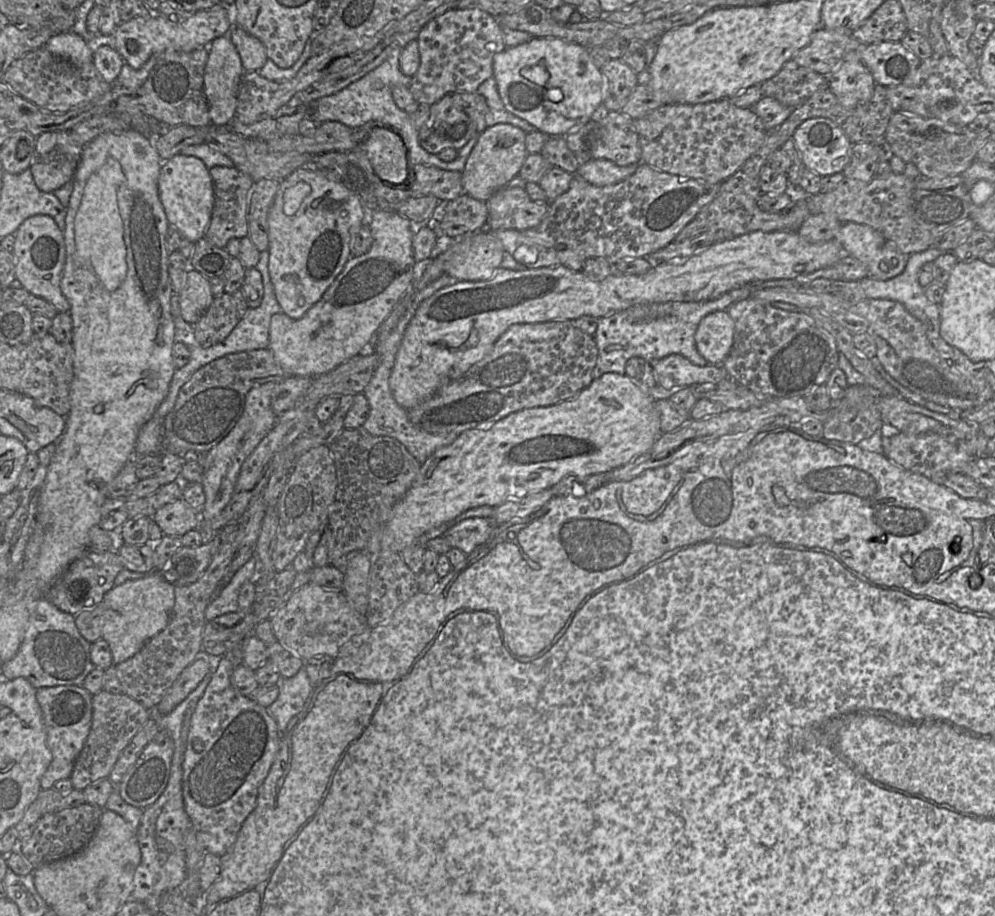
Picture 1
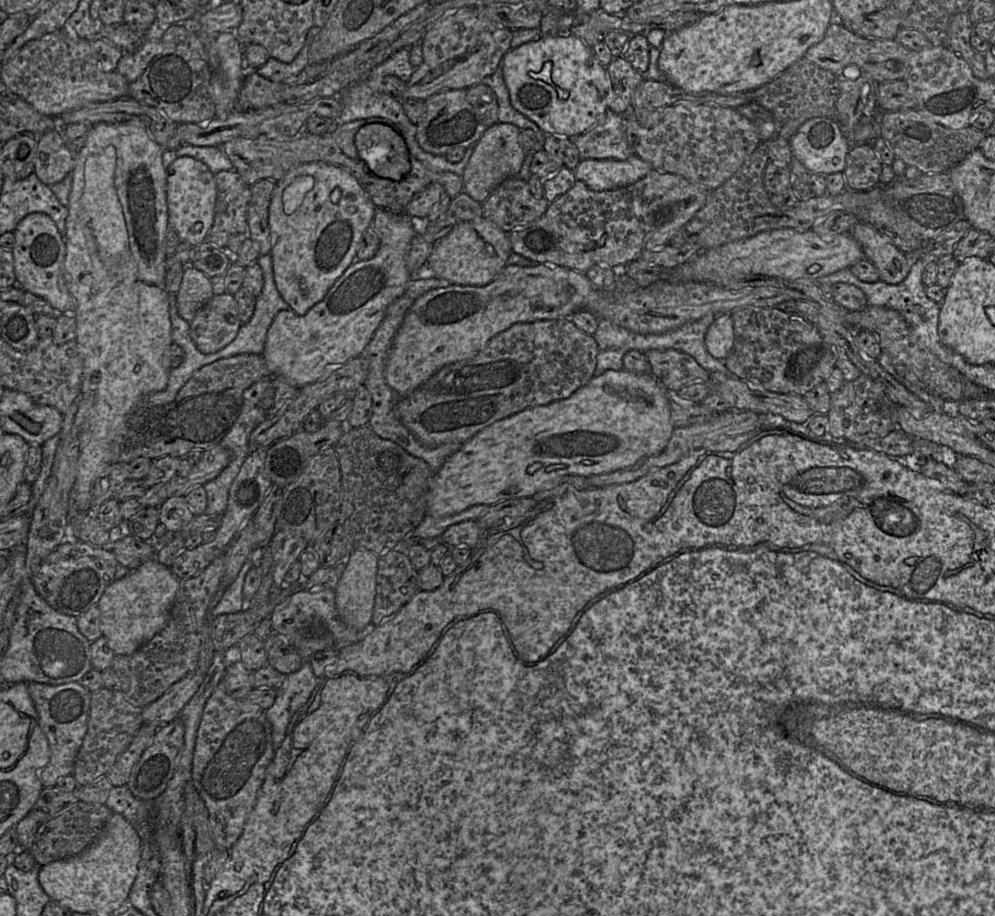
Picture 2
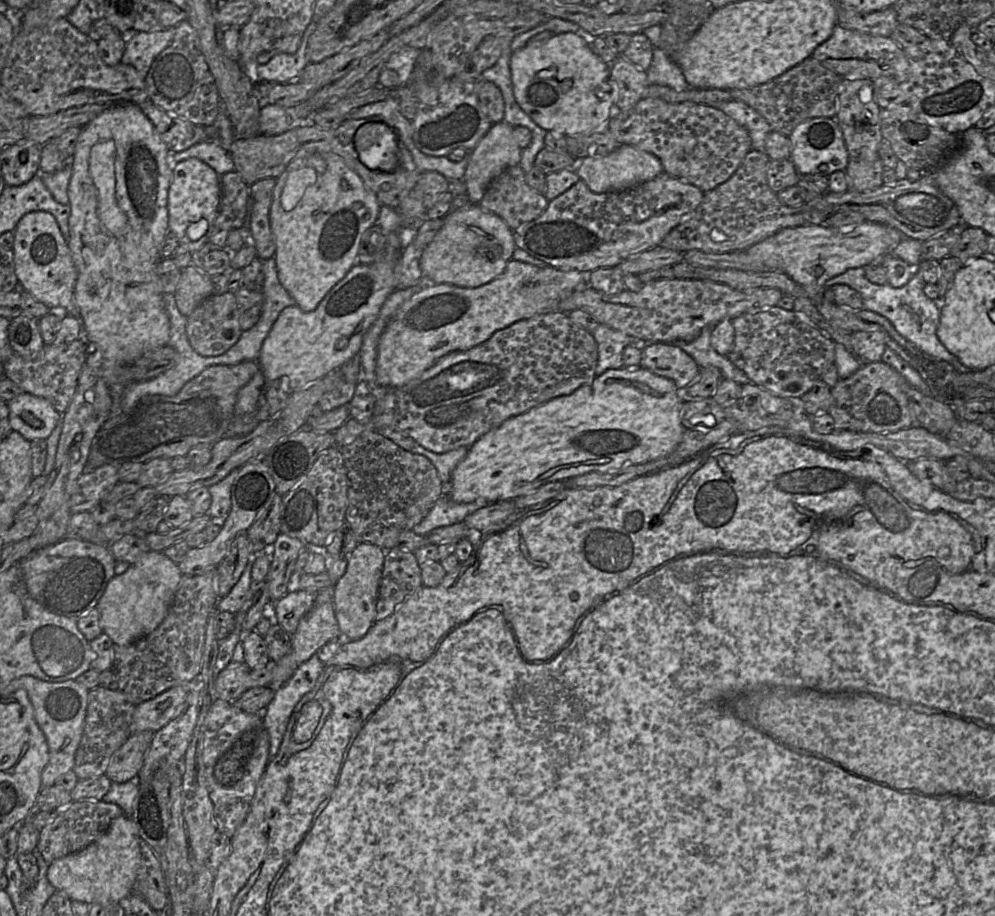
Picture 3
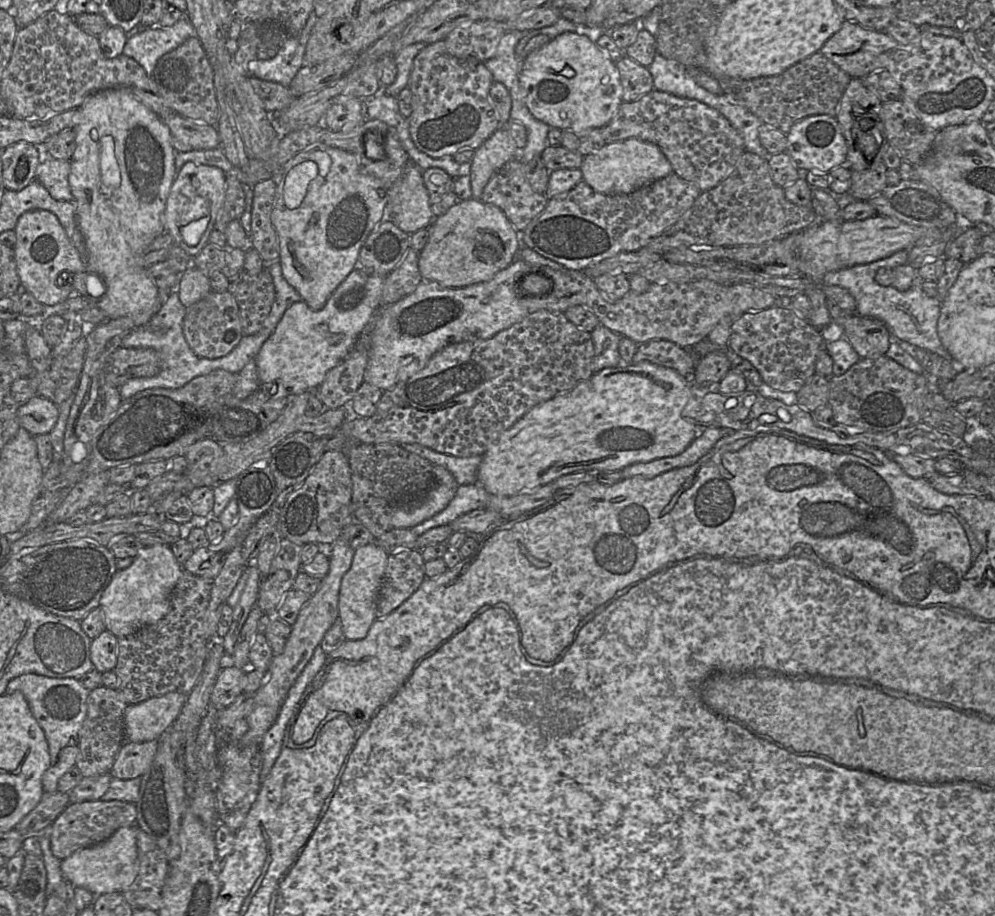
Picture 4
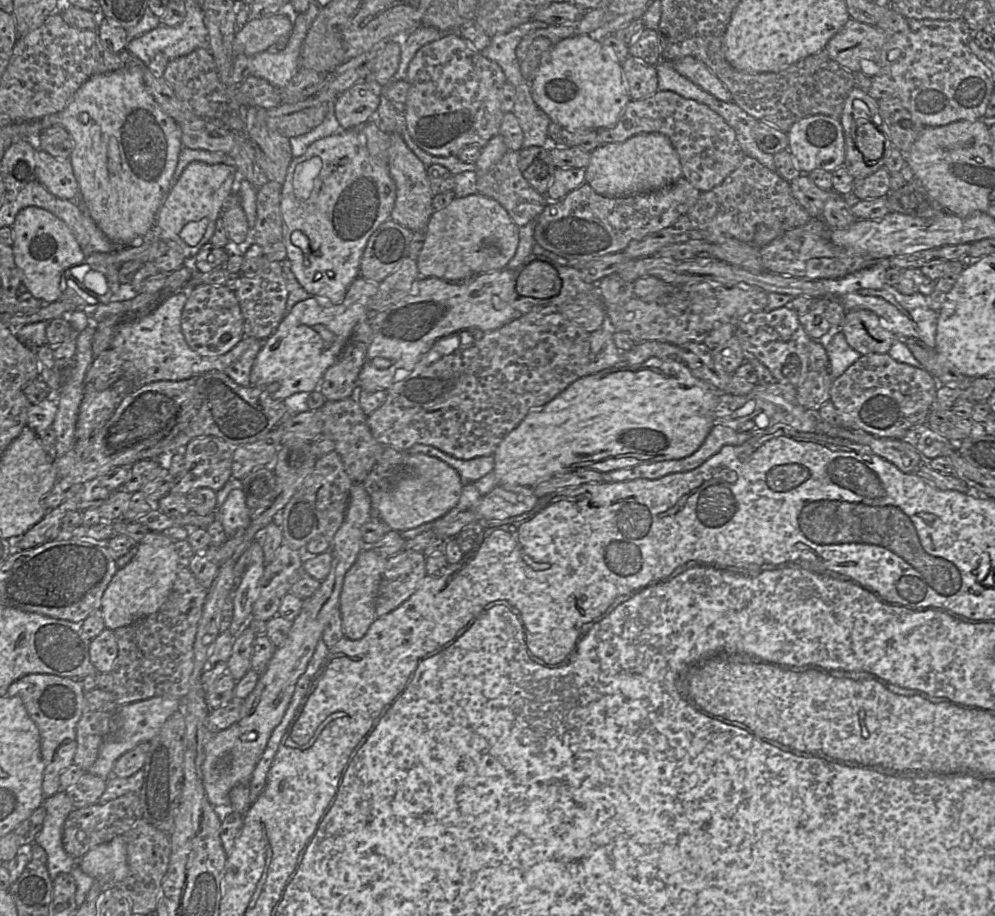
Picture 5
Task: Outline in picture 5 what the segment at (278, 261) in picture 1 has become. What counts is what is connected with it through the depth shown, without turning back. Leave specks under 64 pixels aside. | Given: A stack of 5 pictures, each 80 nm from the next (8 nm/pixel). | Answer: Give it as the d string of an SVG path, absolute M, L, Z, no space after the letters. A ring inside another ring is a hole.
M359 128L340 130L313 142L303 155L293 157L281 187L280 209L286 259L299 284L323 307L343 301L349 285L360 274L360 262L372 233L390 219L396 186L386 160L372 156Z

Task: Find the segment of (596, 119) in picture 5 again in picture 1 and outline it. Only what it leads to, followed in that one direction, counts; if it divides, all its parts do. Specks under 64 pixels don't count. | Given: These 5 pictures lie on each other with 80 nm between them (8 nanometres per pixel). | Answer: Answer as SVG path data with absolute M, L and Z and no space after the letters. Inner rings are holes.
M536 38L515 47L506 47L493 59L493 77L505 108L526 120L547 136L565 137L585 125L602 105L602 73L587 48L560 38Z

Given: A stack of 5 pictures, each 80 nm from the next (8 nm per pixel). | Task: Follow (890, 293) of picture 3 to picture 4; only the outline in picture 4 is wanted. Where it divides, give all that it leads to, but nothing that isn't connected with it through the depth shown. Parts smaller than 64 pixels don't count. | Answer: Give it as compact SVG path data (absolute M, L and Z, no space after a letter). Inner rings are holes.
M879 260L867 264L854 265L839 271L828 272L823 277L824 285L840 286L847 289L856 302L855 312L866 318L880 320L895 337L913 344L921 349L935 353L946 360L952 360L951 355L942 345L937 324L940 316L941 303L935 297L929 297L922 289L919 276L913 279L911 287L899 291L892 285L881 286L875 281L878 269L885 268Z

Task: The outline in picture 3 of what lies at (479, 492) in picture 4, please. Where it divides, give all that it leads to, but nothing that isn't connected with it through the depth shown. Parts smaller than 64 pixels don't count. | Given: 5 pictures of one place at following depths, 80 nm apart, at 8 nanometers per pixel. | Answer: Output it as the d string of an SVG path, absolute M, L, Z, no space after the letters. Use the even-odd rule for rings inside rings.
M447 493L441 496L426 517L412 531L421 536L427 536L432 530L464 522L464 519L480 508L488 506L490 501L479 498L471 503L456 503Z

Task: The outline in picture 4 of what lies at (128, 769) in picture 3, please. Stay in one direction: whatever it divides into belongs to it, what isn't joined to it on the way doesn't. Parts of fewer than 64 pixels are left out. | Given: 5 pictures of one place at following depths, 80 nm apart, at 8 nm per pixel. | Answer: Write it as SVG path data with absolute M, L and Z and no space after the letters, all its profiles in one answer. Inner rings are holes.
M157 740L146 742L124 741L108 774L112 778L128 780L140 777L151 764Z

